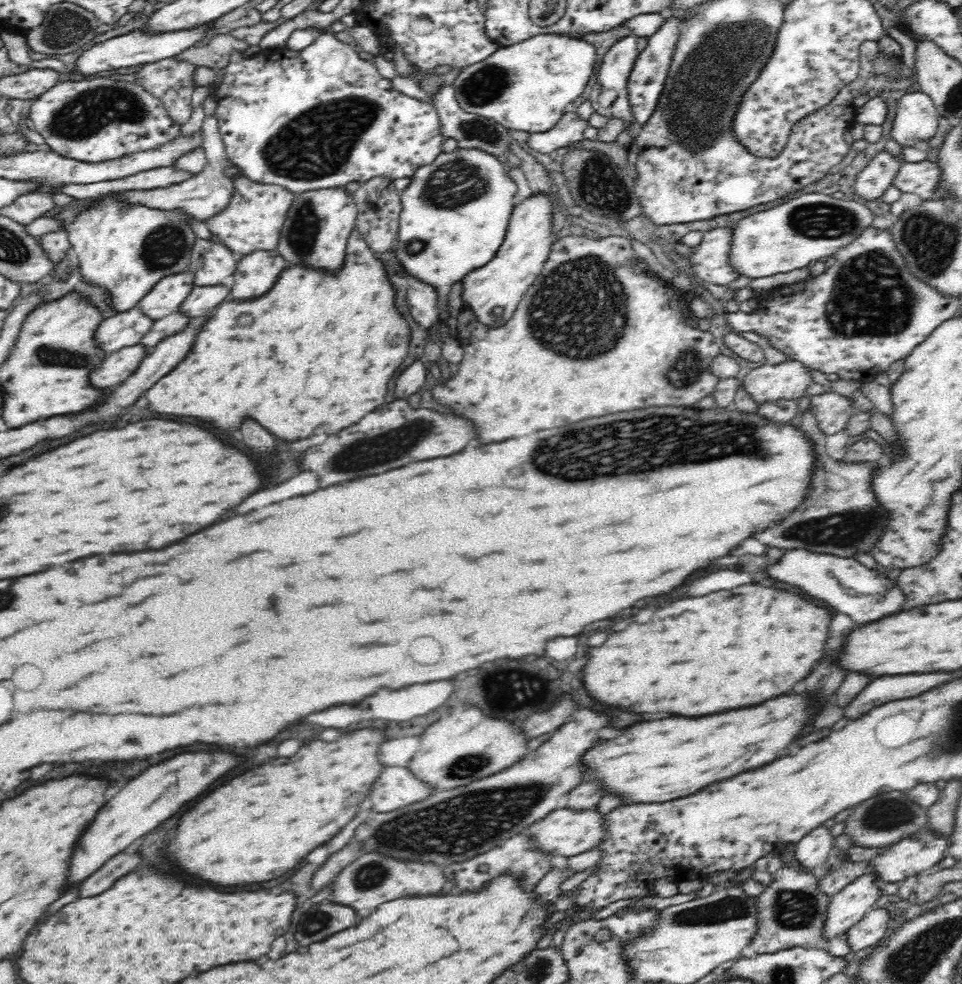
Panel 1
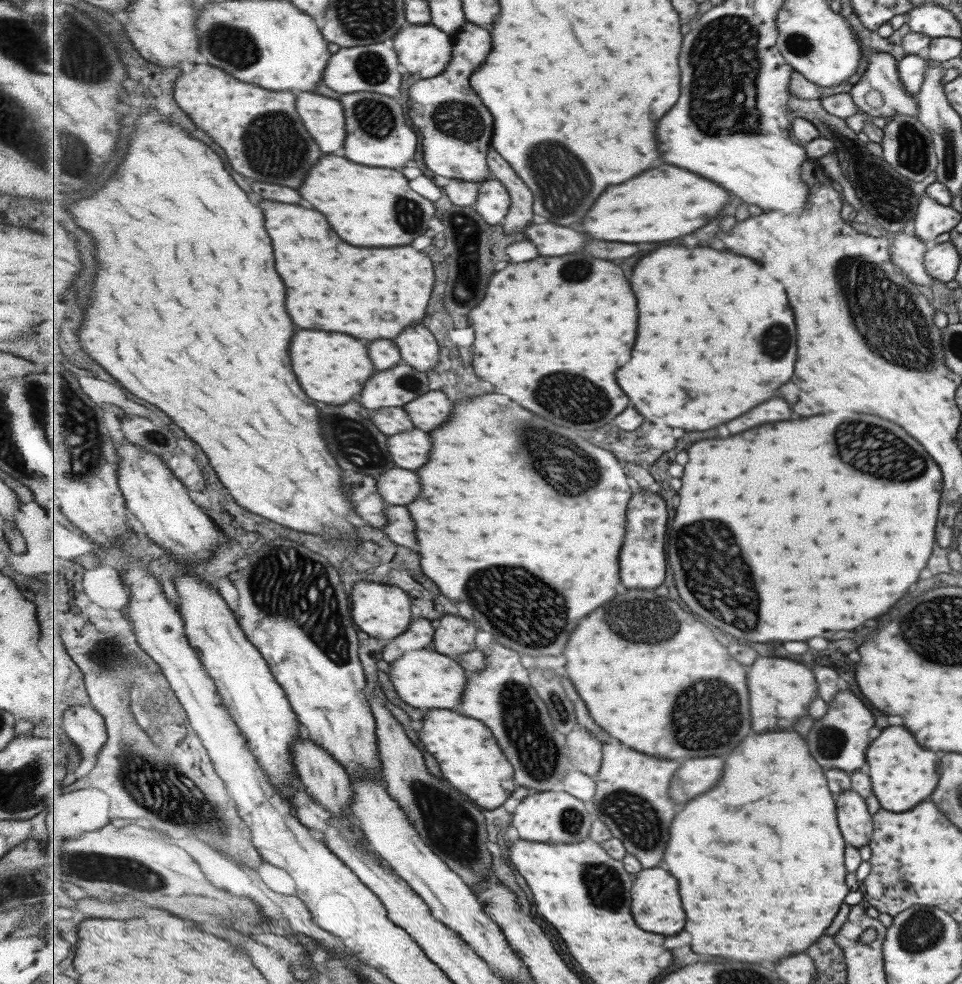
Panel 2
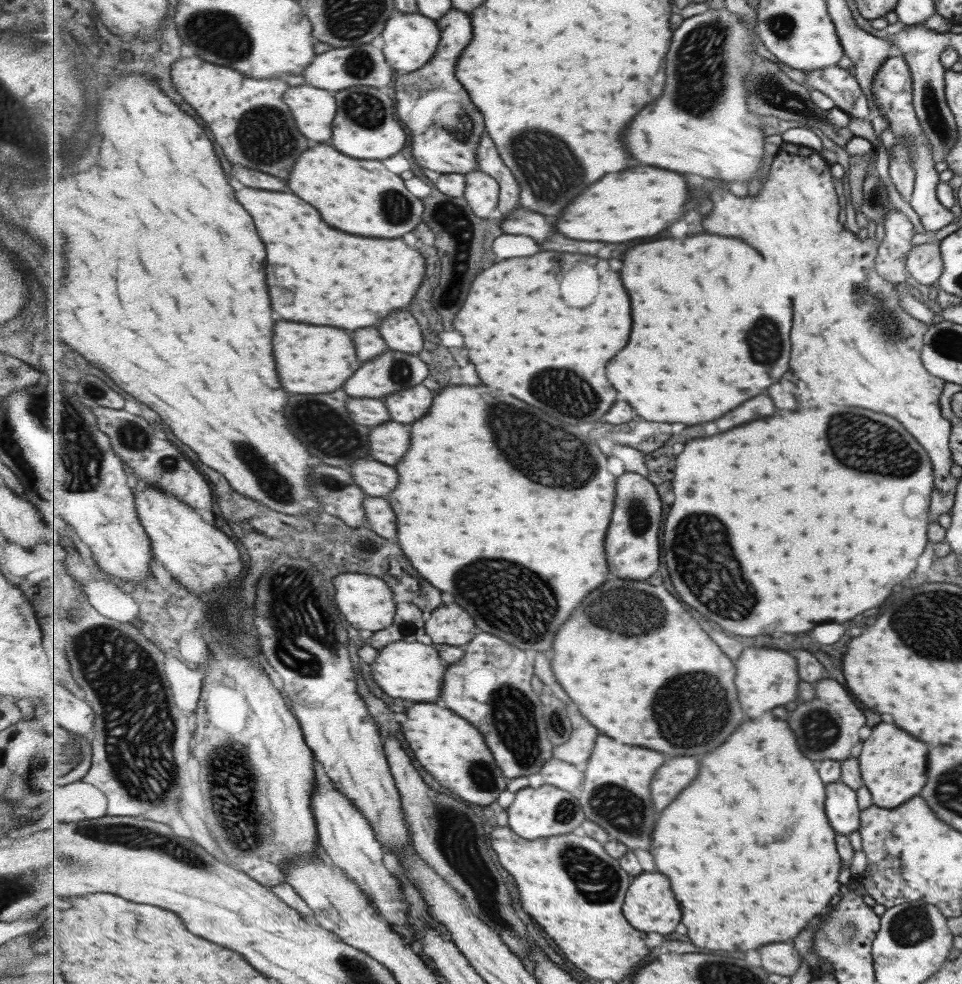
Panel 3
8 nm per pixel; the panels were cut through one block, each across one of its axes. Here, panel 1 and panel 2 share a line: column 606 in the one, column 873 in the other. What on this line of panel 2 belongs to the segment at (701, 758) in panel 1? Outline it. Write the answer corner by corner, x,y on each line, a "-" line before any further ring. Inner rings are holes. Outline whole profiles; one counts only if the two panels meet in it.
901,726
883,728
881,734
871,740
871,750
867,750
866,760
865,773
869,776
872,794
883,810
892,813
909,810
921,800
925,800
925,796
929,796
937,784
935,756
921,746
917,748
913,736

